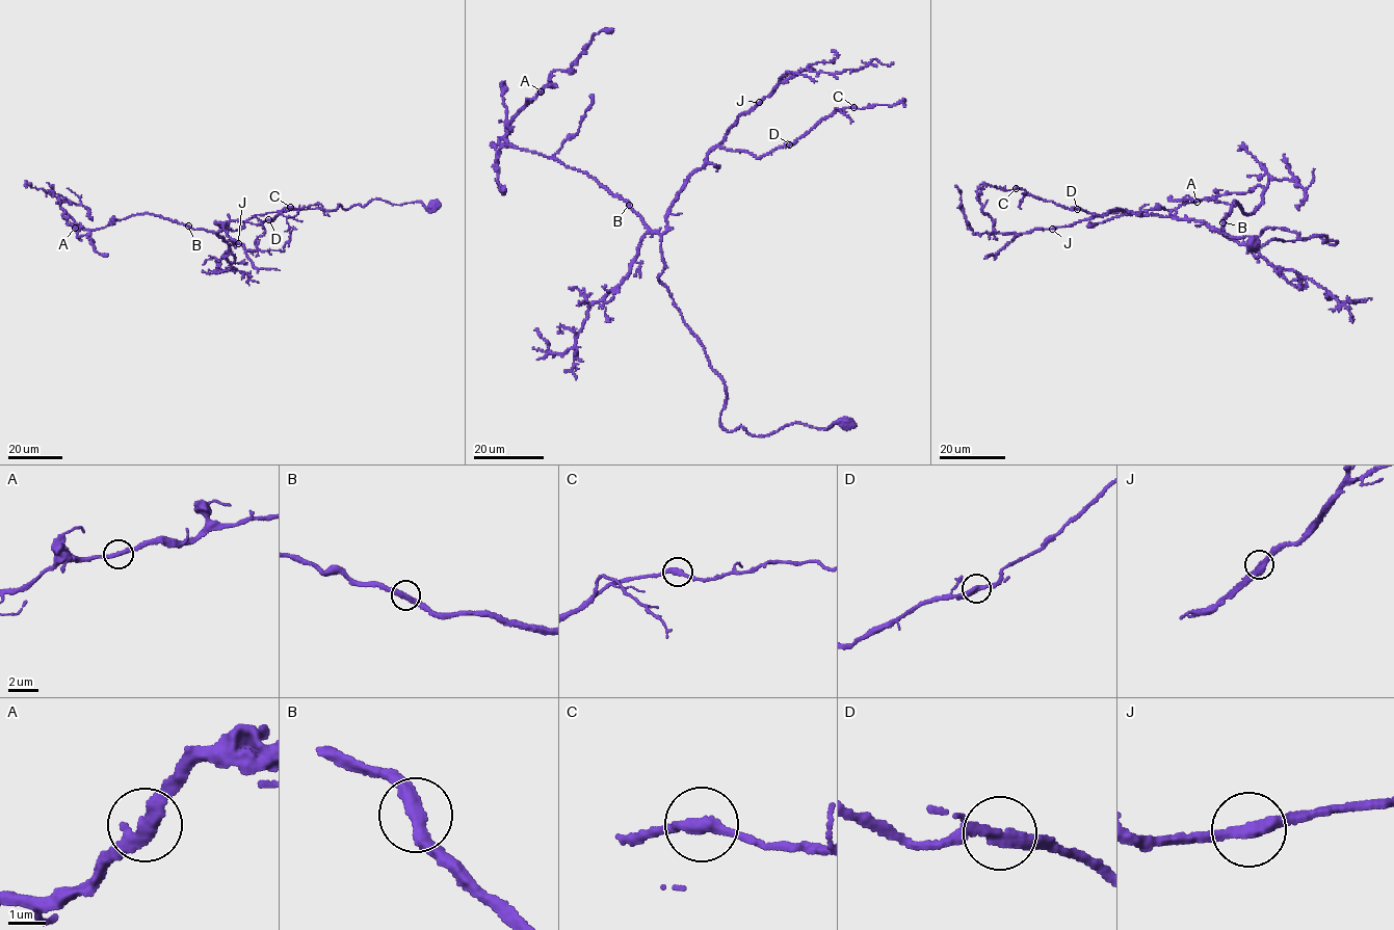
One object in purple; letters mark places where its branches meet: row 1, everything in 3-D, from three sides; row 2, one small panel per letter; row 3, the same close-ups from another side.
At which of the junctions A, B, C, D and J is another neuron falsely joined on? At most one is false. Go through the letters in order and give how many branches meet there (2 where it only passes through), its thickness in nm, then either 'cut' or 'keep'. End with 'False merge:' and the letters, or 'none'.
A: 2 branches meet; 360 nm thick; keep
B: 2 branches meet; 360 nm thick; keep
C: 2 branches meet; 320 nm thick; keep
D: 2 branches meet; 320 nm thick; keep
J: 2 branches meet; 360 nm thick; keep
False merge: none

